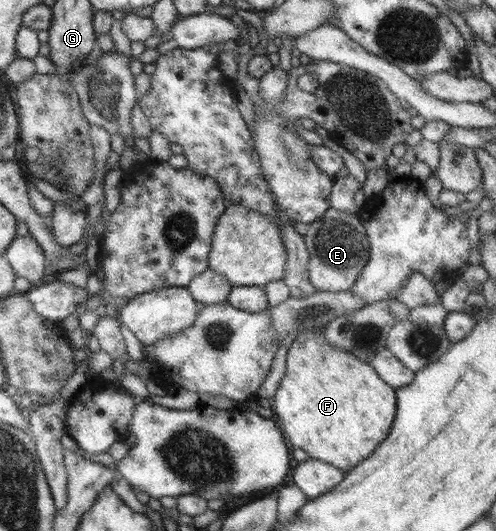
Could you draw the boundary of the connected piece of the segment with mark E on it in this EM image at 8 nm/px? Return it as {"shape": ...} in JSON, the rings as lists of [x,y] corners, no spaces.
{"shape":[[[329,207],[325,214],[309,224],[304,239],[310,254],[308,271],[316,290],[341,292],[354,286],[370,259],[370,242],[364,221],[359,214]]]}

